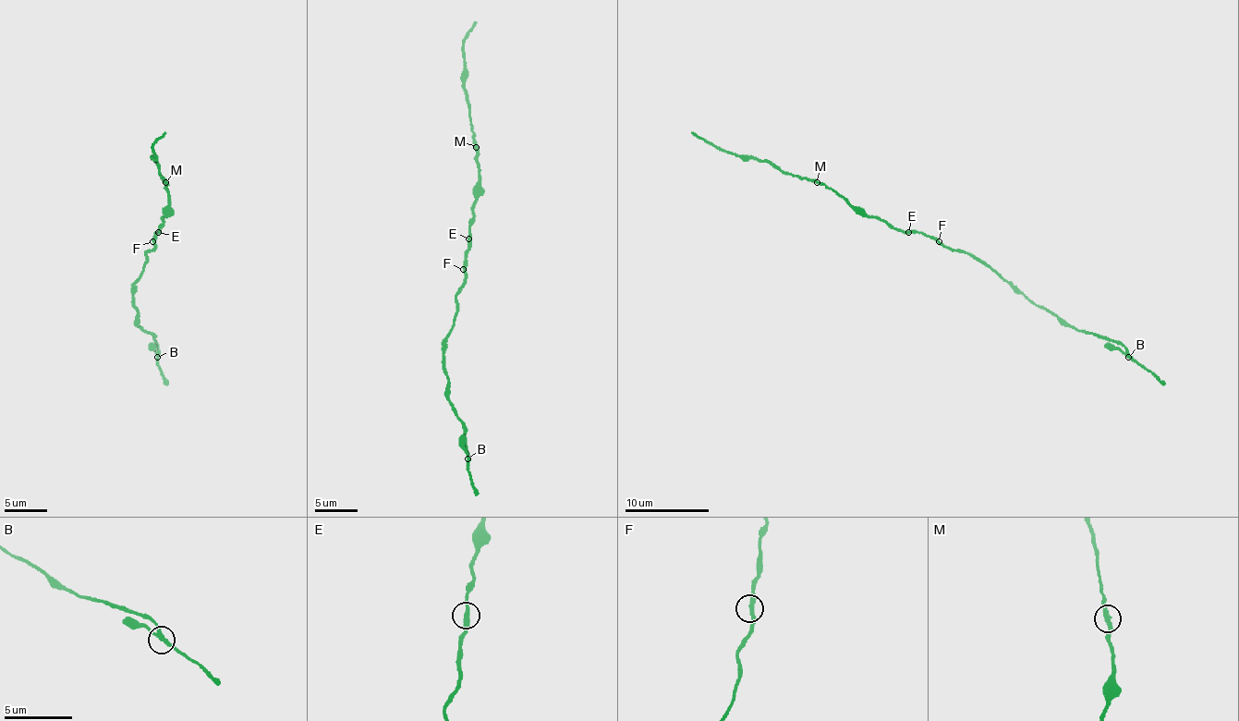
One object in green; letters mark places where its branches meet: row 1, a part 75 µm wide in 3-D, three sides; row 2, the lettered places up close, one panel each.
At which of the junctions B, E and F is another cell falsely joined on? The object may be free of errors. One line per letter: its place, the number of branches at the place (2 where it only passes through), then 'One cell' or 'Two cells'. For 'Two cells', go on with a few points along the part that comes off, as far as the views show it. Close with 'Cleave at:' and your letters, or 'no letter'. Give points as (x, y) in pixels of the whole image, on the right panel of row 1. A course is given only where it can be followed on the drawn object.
B: Place: (1128, 357). Branches: 3. One cell
E: Place: (908, 232). Branches: 2. One cell
F: Place: (939, 241). Branches: 2. One cell
Cleave at: no letter

